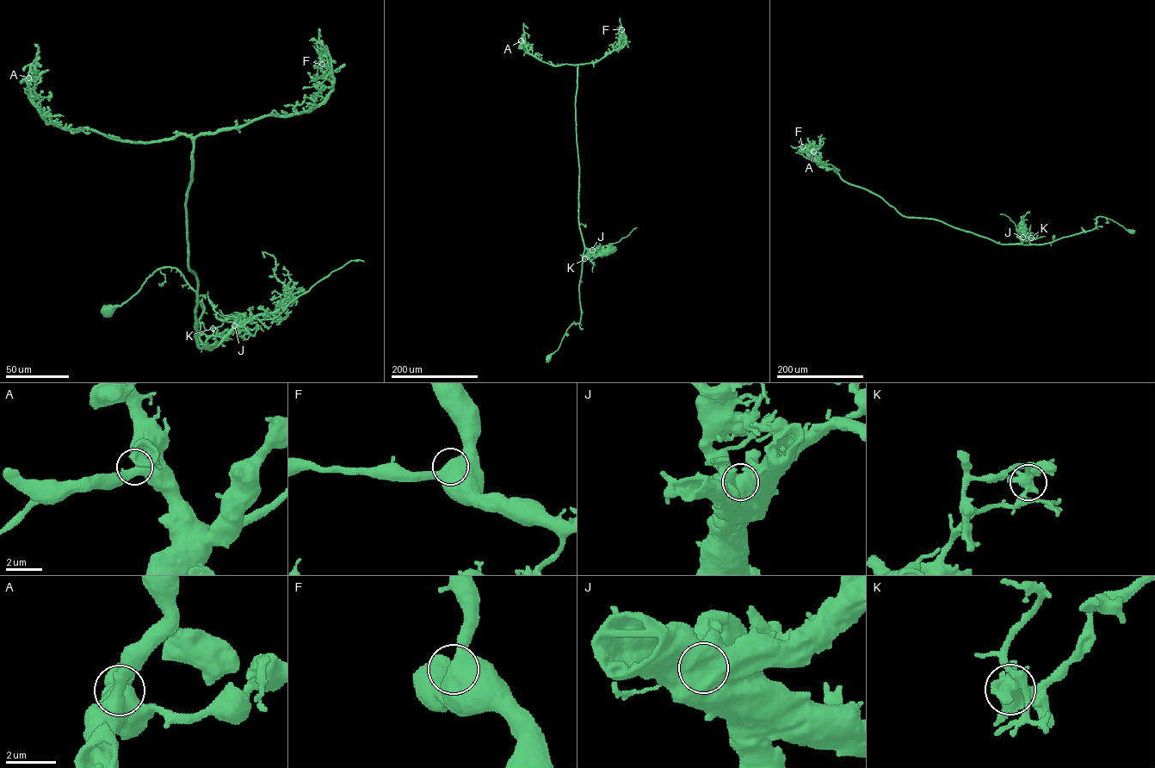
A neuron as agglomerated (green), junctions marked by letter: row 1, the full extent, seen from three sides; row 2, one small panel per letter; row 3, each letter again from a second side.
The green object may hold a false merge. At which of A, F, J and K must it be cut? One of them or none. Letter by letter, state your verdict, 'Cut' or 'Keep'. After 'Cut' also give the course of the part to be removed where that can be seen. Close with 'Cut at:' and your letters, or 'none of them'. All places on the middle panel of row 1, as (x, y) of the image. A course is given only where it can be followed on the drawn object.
A: Keep
F: Keep
J: Keep
K: Cut. Course of the part to remove: (584, 258), (601, 253), (609, 244), (618, 242), (636, 227)
Cut at: K

